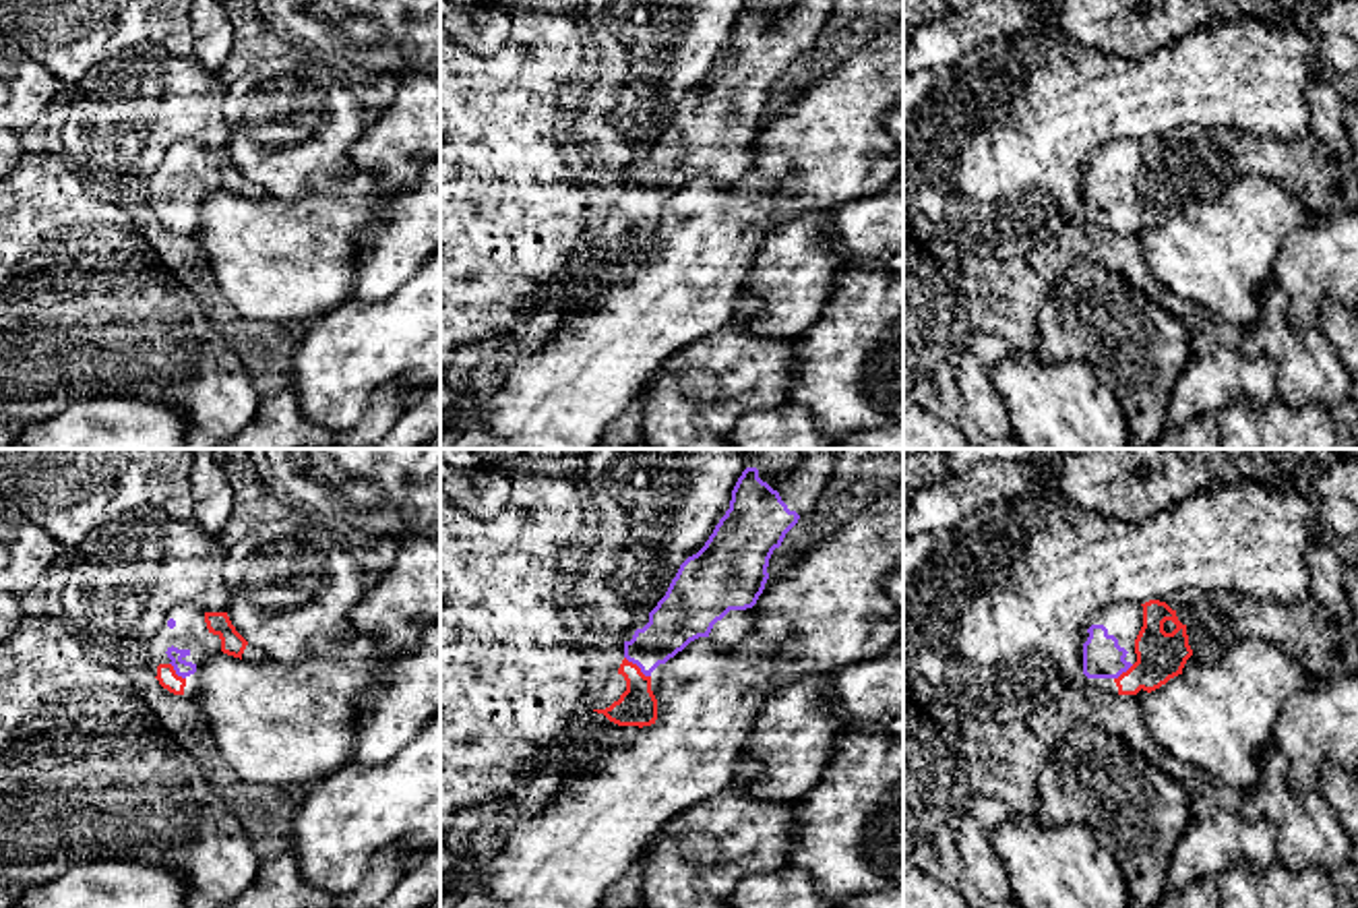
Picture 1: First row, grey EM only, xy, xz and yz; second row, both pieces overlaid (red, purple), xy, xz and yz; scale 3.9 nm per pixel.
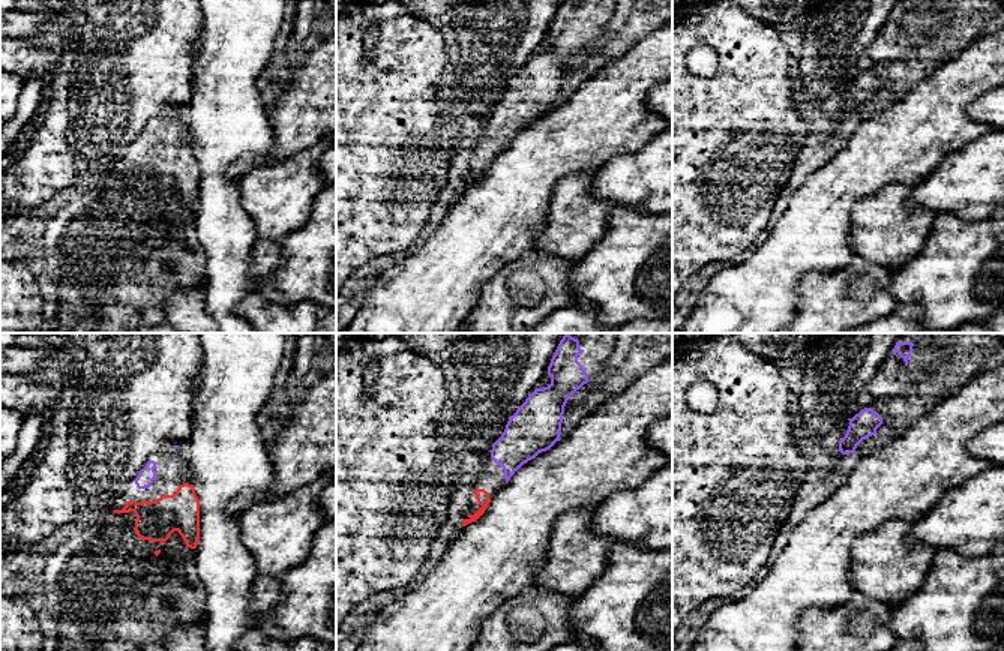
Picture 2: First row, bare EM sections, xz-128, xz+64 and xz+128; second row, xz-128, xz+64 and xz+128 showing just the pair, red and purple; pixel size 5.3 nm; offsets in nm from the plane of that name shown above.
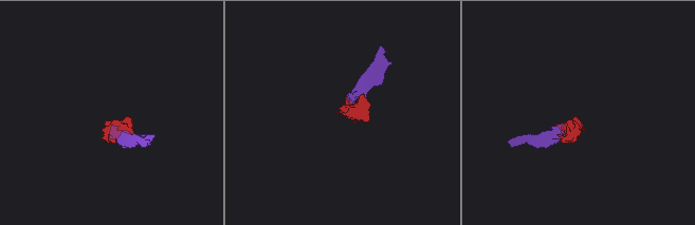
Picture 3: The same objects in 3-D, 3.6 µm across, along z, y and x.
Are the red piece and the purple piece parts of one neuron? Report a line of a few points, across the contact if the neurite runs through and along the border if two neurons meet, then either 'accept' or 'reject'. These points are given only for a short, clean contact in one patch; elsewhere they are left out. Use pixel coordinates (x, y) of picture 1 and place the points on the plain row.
line xz (637, 243), (637, 203), (641, 193), (678, 154); accept

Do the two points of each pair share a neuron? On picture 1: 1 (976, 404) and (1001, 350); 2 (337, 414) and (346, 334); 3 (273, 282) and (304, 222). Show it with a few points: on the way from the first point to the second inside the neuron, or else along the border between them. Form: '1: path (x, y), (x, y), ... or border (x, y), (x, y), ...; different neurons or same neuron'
1: path (976, 389), (976, 371), (986, 360); same neuron
2: path (337, 394), (337, 367), (346, 354); same neuron
3: path (288, 267), (304, 251), (304, 236); same neuron

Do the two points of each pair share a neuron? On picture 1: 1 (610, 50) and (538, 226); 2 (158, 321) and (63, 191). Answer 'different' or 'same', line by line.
1: different
2: same

